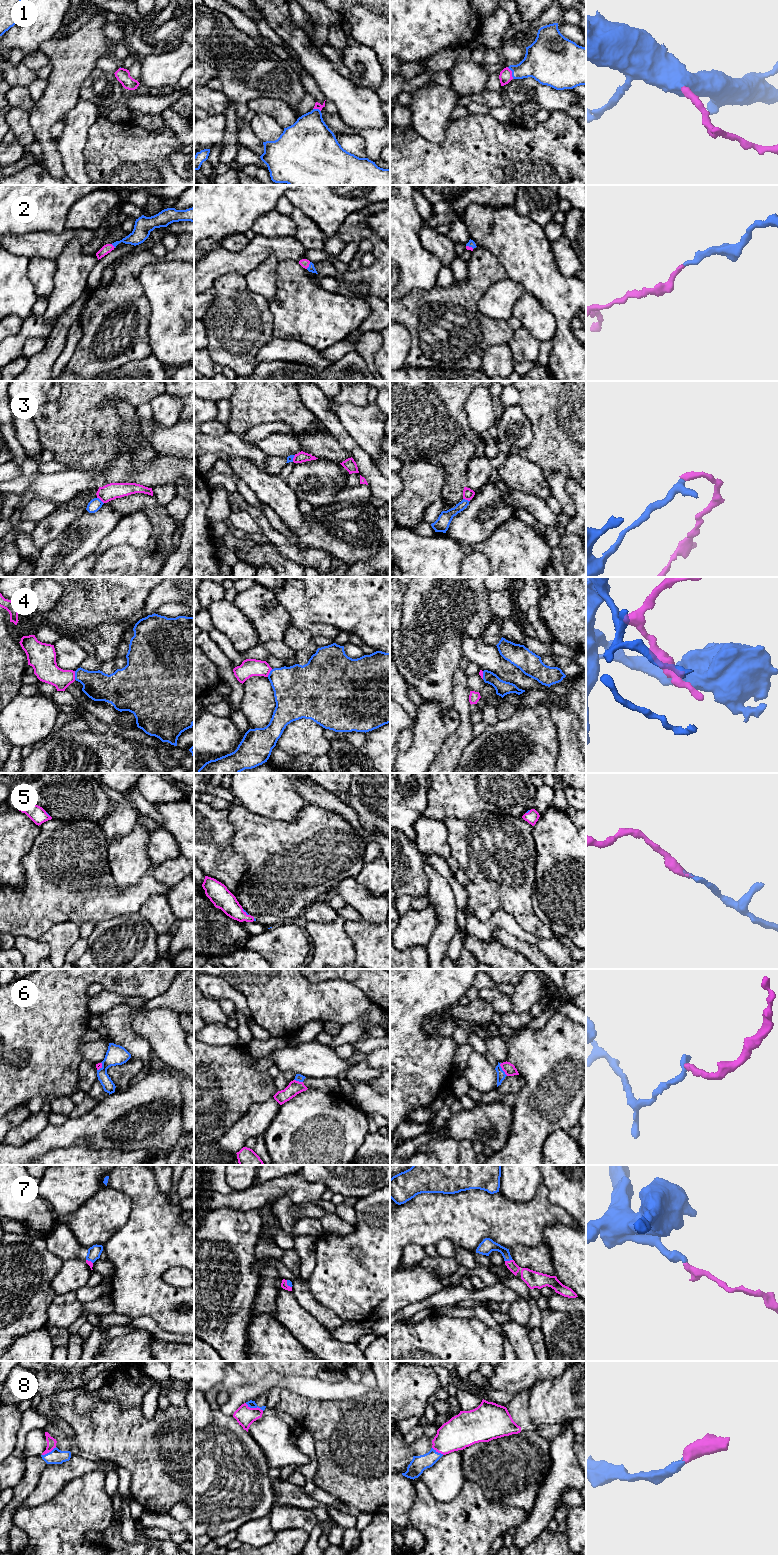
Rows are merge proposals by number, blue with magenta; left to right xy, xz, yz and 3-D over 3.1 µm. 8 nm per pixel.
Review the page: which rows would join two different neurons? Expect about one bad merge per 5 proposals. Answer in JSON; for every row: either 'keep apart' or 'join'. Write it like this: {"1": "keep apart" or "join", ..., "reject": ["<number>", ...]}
{"1": "join", "2": "join", "3": "keep apart", "4": "keep apart", "5": "join", "6": "keep apart", "7": "join", "8": "join", "reject": ["3", "4", "6"]}

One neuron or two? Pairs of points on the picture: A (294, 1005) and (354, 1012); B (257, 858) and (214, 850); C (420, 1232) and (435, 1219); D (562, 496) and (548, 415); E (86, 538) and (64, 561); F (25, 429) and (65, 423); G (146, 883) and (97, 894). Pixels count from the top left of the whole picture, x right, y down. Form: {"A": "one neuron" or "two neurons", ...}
{"A": "one neuron", "B": "two neurons", "C": "one neuron", "D": "one neuron", "E": "one neuron", "F": "two neurons", "G": "one neuron"}

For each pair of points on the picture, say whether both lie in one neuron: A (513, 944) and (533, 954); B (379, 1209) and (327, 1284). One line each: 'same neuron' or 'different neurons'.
A: same neuron
B: same neuron

